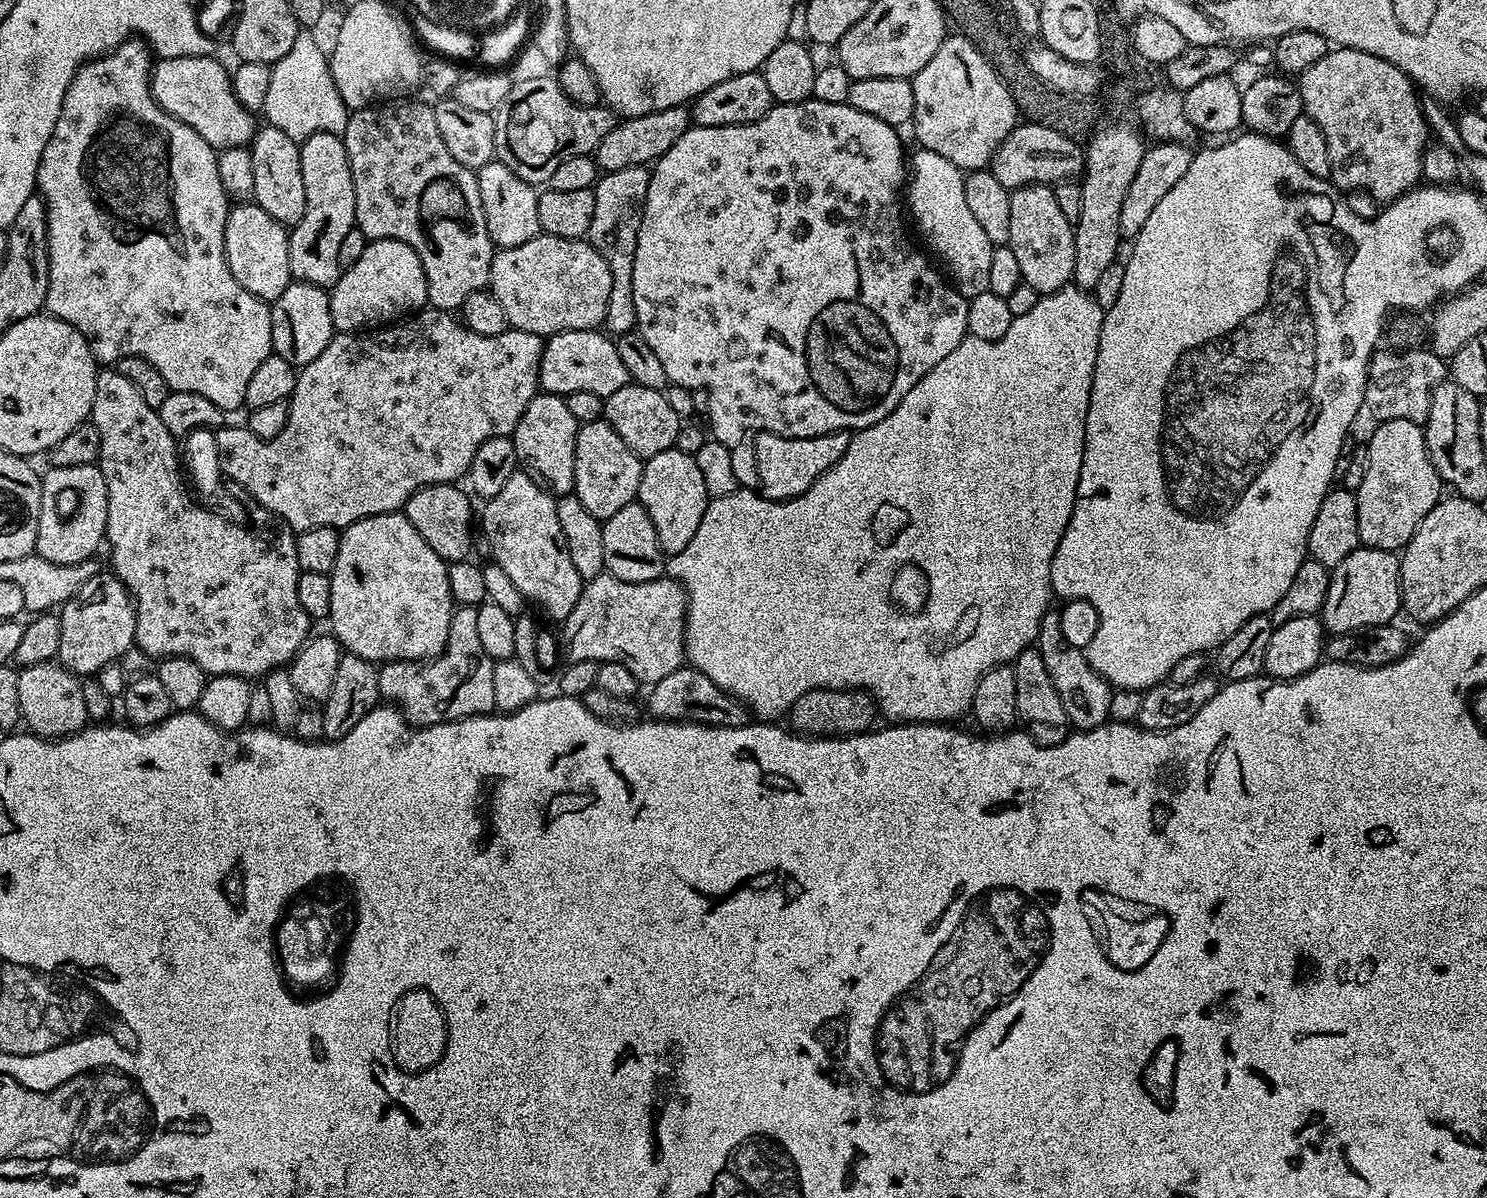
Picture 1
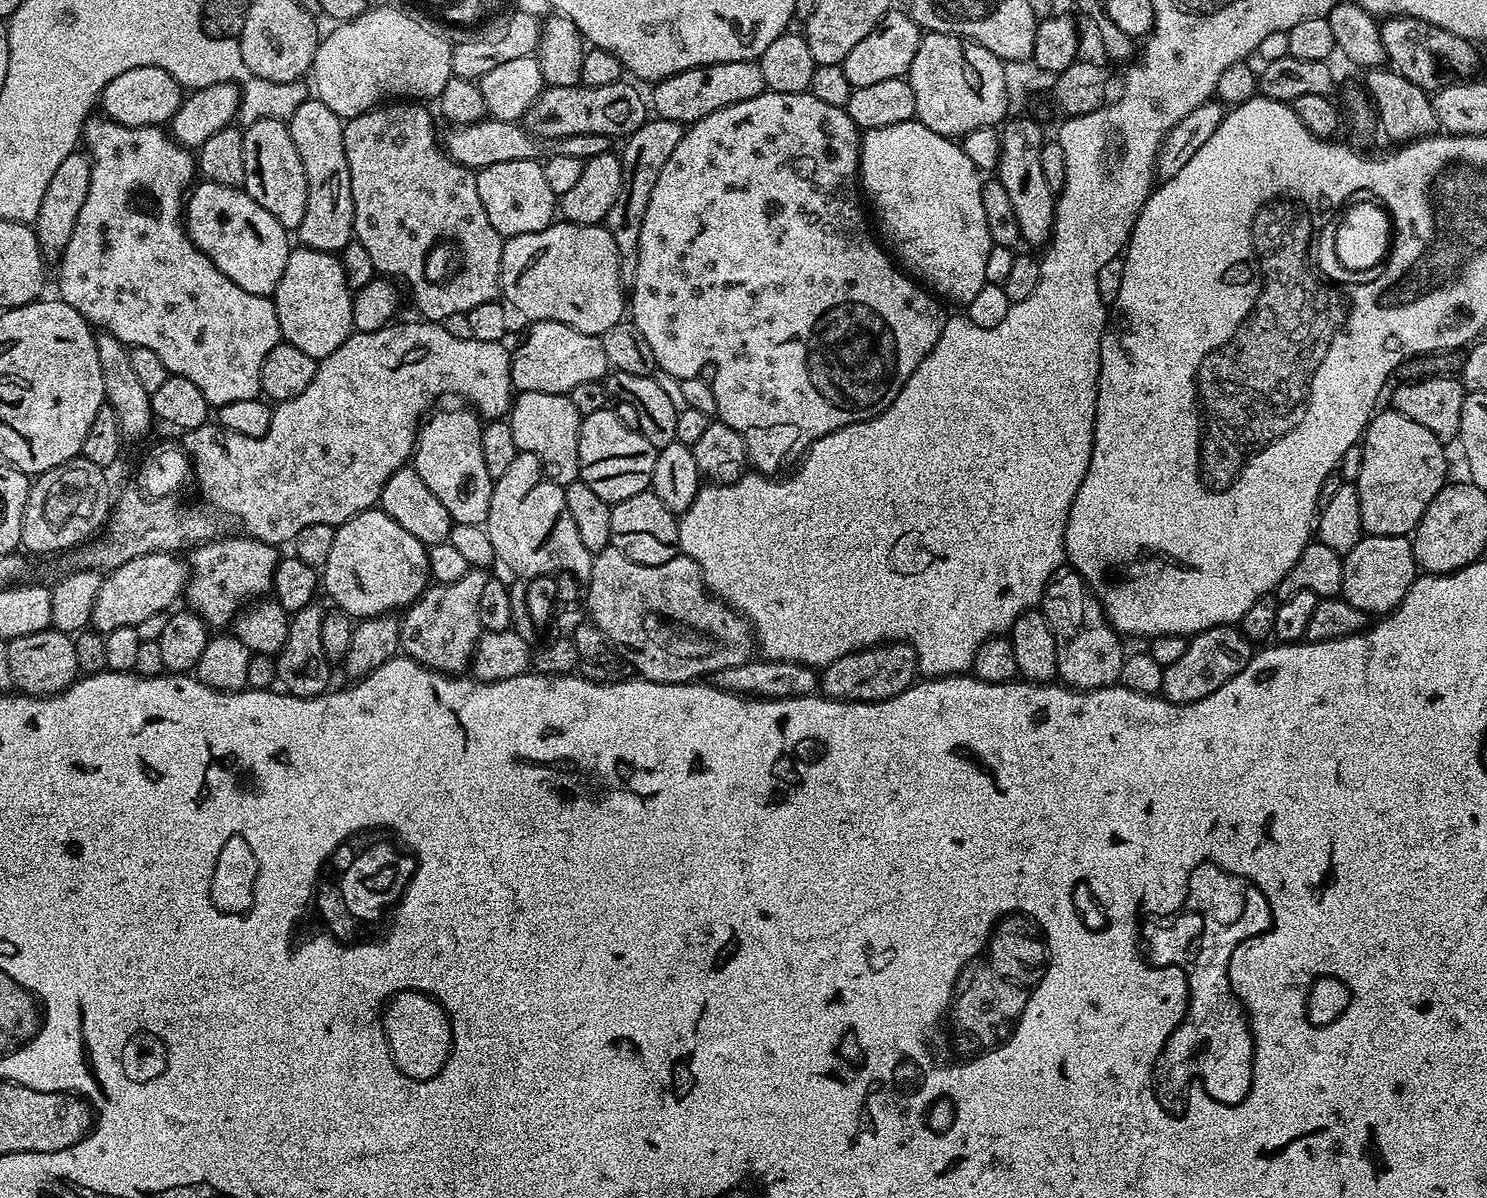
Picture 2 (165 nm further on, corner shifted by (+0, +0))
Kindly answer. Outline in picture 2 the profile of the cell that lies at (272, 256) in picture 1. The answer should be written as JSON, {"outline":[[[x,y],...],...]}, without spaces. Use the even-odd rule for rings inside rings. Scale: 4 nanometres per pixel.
{"outline":[[[209,180],[197,183],[187,193],[182,223],[186,229],[186,235],[194,242],[194,246],[212,259],[216,269],[226,274],[230,282],[242,286],[242,290],[250,294],[271,297],[275,293],[278,282],[282,278],[282,270],[286,270],[290,251],[289,233],[274,218],[274,214],[262,210],[262,206],[258,206],[258,202],[254,202],[254,198],[250,198],[243,188],[222,186]]]}

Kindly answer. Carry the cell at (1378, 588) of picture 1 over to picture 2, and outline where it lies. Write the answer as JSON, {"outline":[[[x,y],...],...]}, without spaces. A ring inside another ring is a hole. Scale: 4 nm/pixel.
{"outline":[[[1369,536],[1360,537],[1354,550],[1343,553],[1342,586],[1340,596],[1350,606],[1380,618],[1395,612],[1406,598],[1410,586],[1416,581],[1418,565],[1412,553],[1412,541],[1408,536]]]}

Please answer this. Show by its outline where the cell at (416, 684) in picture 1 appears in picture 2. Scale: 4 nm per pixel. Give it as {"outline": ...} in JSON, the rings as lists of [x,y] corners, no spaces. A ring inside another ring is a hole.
{"outline":[[[469,567],[458,582],[433,583],[425,588],[423,594],[408,605],[400,620],[400,652],[433,672],[463,673],[471,665],[482,633],[478,622],[478,598],[488,579],[490,576],[485,569]]]}

